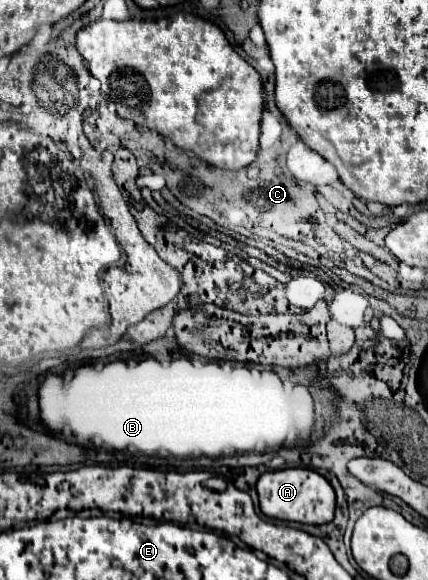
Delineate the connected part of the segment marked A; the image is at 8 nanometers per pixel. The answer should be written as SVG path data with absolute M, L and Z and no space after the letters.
M287 468L265 472L257 480L257 494L259 494L259 508L267 518L321 526L331 522L335 516L335 492L331 484L321 474L309 468Z

